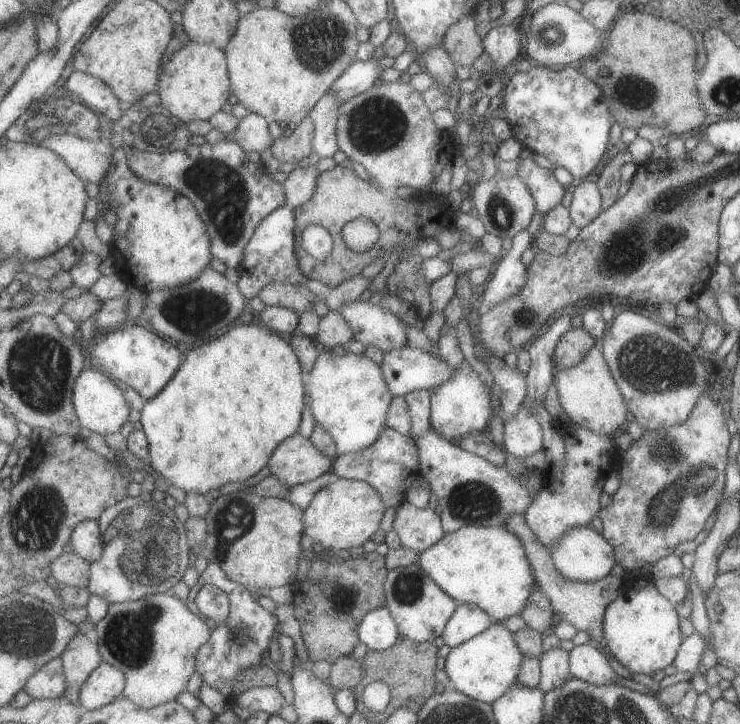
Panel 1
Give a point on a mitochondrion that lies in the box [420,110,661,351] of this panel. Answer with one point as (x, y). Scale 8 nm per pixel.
(501, 215)

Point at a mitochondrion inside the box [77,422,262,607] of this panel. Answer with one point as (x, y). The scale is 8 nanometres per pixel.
(144, 554)

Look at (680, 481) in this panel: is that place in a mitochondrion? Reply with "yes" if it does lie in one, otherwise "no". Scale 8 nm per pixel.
yes

